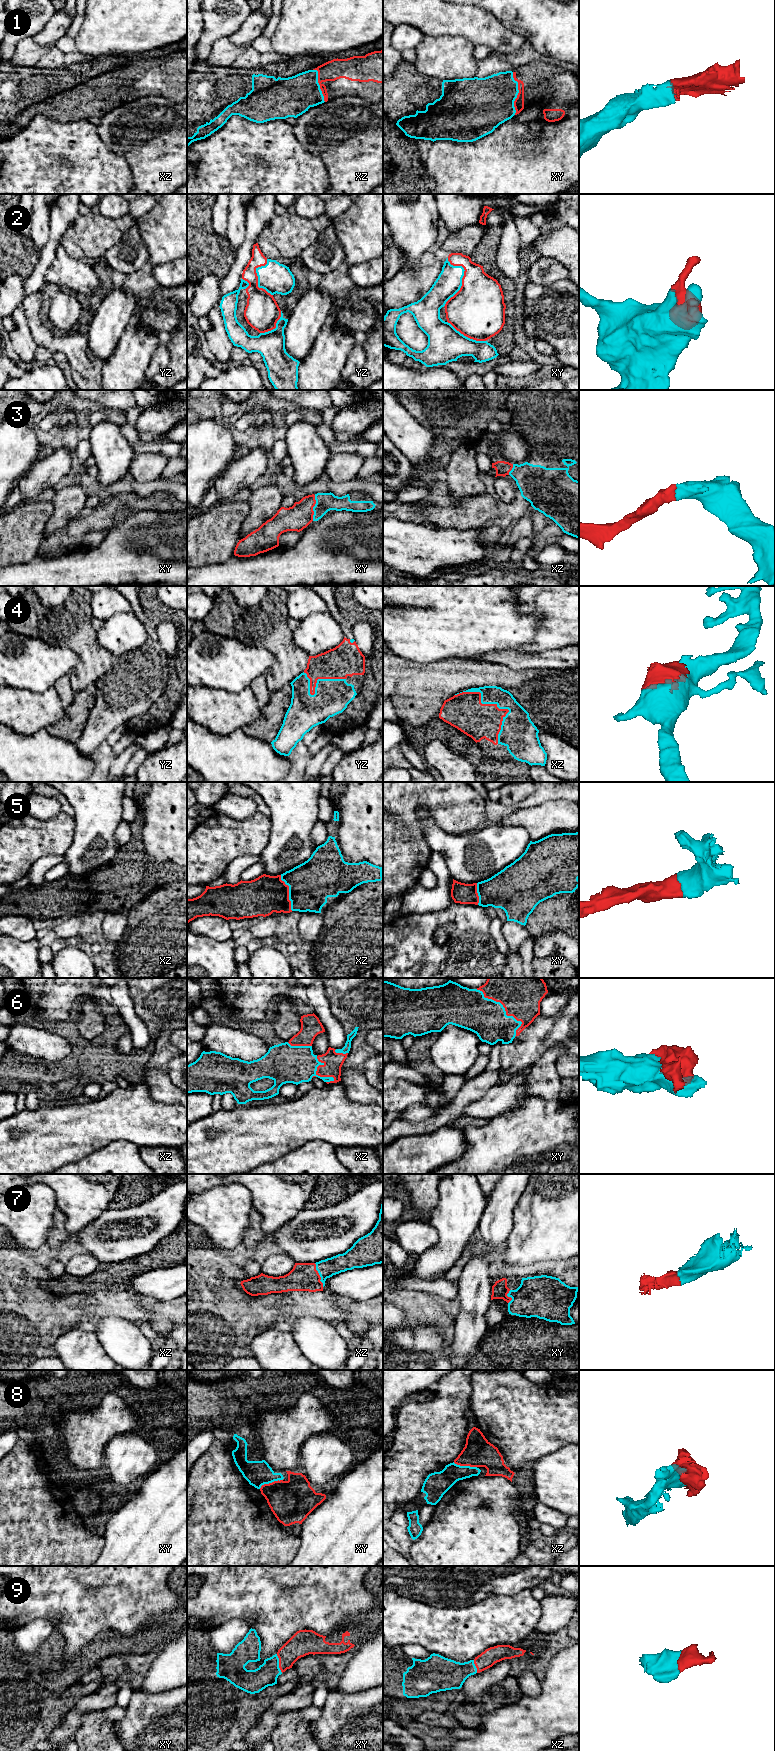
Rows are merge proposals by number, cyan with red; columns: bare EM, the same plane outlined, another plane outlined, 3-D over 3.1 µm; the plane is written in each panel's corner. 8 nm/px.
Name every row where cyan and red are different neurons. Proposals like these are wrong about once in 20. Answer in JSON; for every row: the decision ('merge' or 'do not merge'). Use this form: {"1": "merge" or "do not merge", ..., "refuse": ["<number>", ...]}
{"1": "merge", "2": "merge", "3": "merge", "4": "merge", "5": "merge", "6": "merge", "7": "merge", "8": "merge", "9": "merge", "refuse": []}

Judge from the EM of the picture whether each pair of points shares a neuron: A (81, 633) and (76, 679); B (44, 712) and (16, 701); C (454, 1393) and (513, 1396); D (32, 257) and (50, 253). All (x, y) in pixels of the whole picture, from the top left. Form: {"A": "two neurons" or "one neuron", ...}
{"A": "one neuron", "B": "one neuron", "C": "two neurons", "D": "two neurons"}

